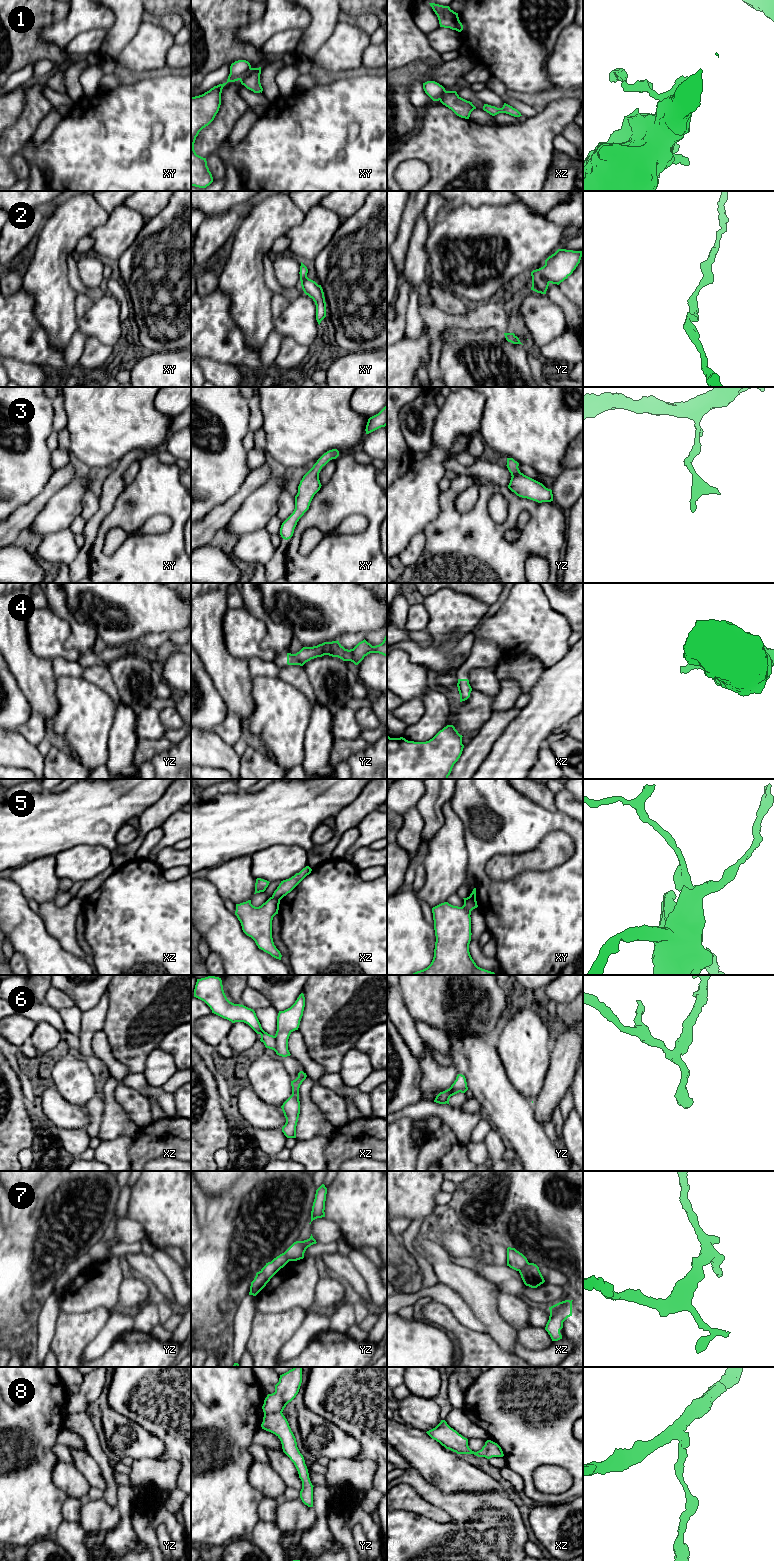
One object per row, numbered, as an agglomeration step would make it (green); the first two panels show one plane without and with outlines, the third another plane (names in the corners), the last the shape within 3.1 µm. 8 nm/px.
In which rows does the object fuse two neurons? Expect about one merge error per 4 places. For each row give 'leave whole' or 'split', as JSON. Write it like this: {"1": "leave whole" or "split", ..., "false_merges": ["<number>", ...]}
{"1": "split", "2": "leave whole", "3": "leave whole", "4": "leave whole", "5": "split", "6": "split", "7": "split", "8": "split", "false_merges": ["1", "5", "6", "7", "8"]}

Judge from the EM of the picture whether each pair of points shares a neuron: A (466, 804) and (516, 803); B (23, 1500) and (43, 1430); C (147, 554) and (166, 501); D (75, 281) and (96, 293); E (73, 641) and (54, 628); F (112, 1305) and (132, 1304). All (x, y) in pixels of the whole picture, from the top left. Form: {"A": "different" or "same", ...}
{"A": "same", "B": "same", "C": "same", "D": "same", "E": "different", "F": "different"}

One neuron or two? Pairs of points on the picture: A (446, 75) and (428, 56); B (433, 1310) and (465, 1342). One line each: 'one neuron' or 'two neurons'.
A: two neurons
B: one neuron

